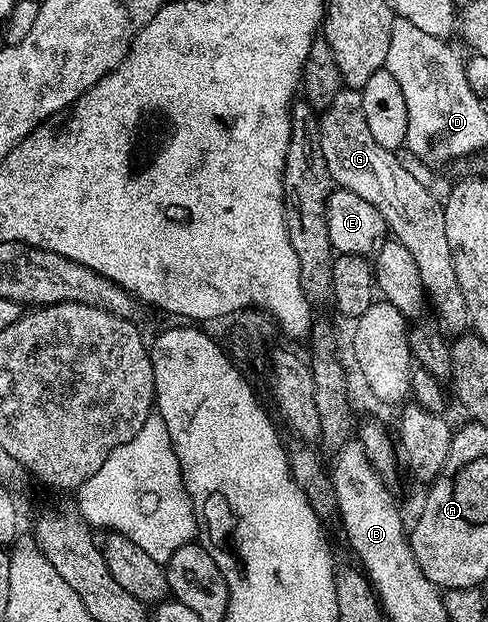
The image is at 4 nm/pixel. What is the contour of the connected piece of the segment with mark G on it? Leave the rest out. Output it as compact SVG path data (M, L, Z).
M343 89L338 91L336 97L332 97L332 105L328 105L325 111L321 112L318 124L320 125L320 149L324 149L324 161L328 161L328 173L330 174L331 180L333 180L341 190L356 193L356 197L364 197L364 201L368 201L372 205L376 205L376 209L380 209L380 213L386 221L389 234L393 236L397 242L402 243L404 249L408 249L408 253L412 253L412 258L416 261L416 269L420 269L422 288L425 289L433 307L435 305L438 311L438 317L443 323L441 323L441 326L445 328L447 332L450 330L452 333L451 336L457 337L463 334L463 332L471 326L470 314L468 313L468 305L464 301L464 293L460 293L460 281L456 281L456 265L452 261L452 249L448 245L448 233L444 233L444 206L440 202L440 199L437 199L437 197L433 195L435 192L431 190L431 188L420 185L420 183L400 165L400 162L396 161L394 152L384 149L384 145L378 144L376 137L372 137L372 129L368 129L368 117L364 117L364 101L362 100L361 90Z

